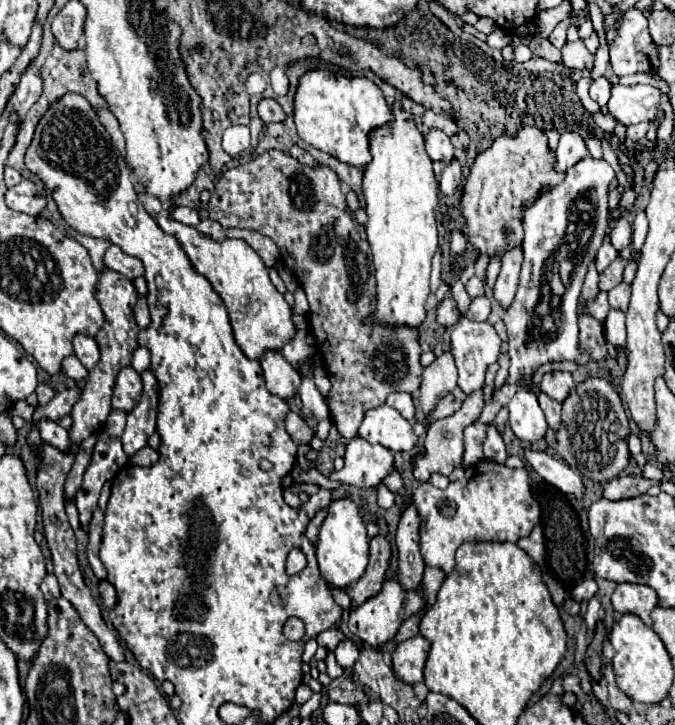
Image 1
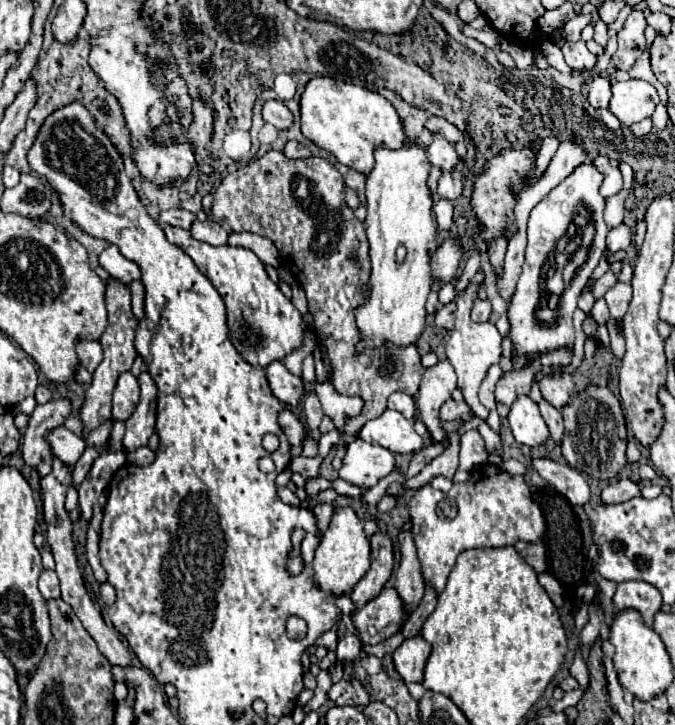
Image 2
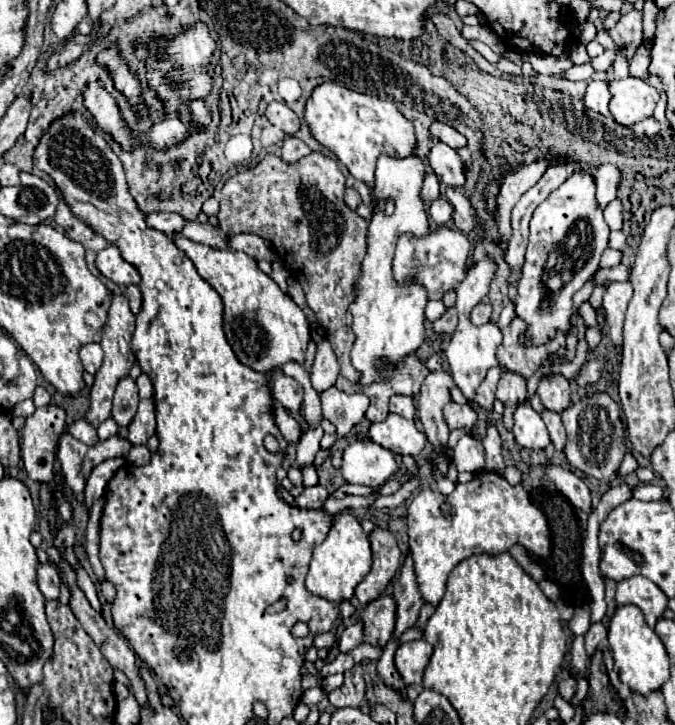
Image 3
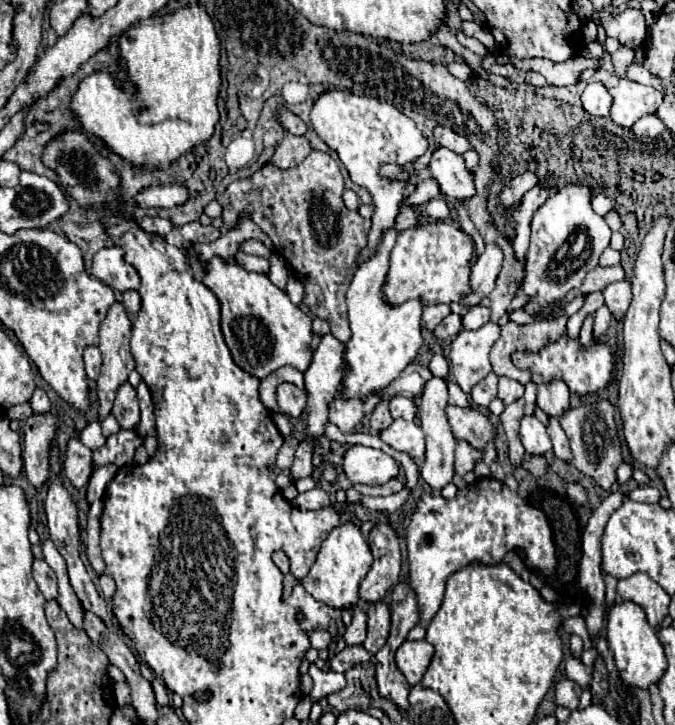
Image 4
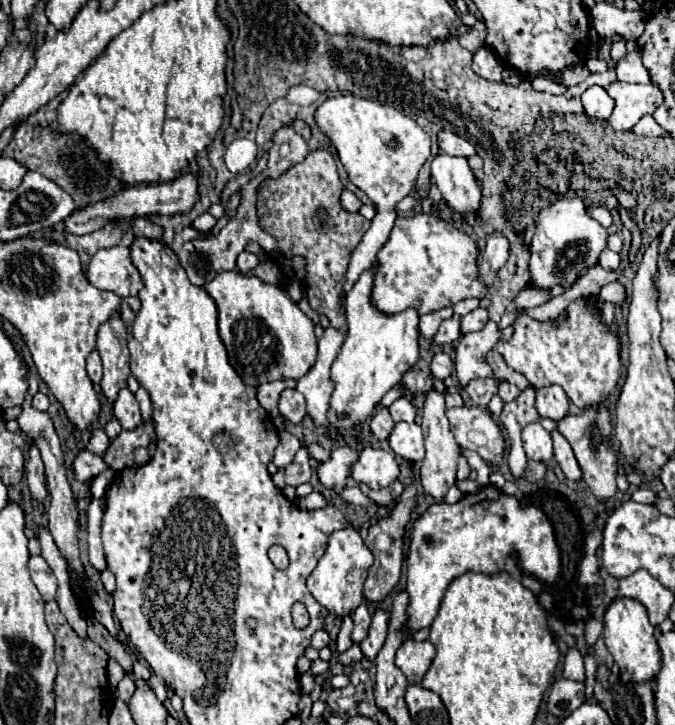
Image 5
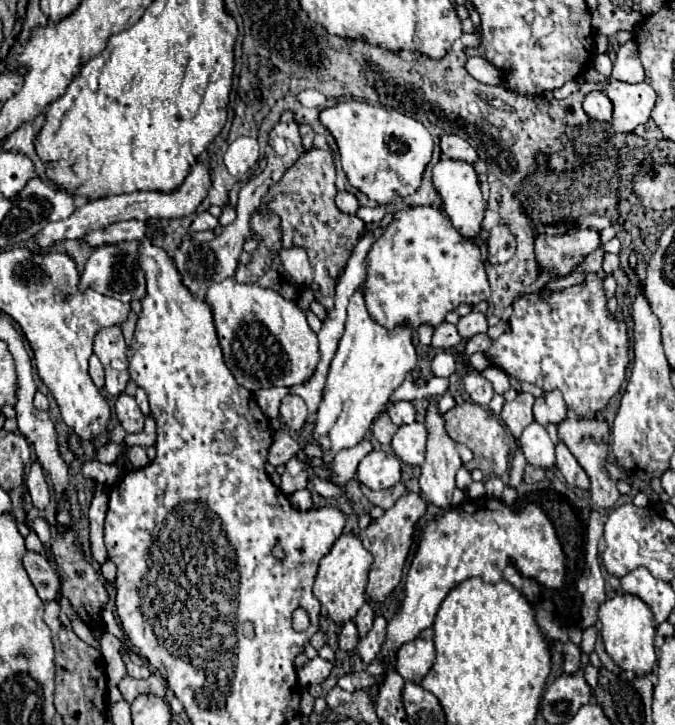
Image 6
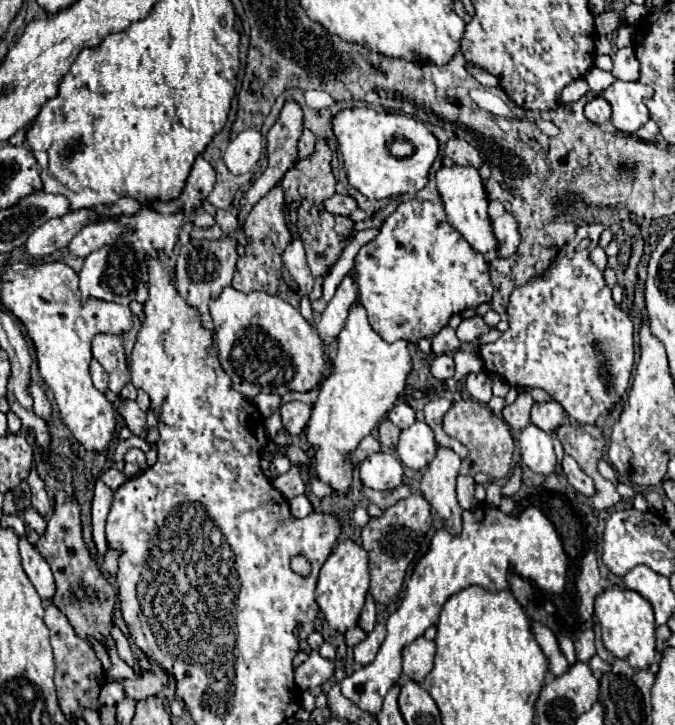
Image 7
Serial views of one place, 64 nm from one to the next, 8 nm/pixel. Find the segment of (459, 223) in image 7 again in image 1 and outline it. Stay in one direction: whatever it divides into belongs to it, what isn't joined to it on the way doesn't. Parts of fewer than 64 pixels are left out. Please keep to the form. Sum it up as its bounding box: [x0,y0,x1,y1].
[424,128,454,162]

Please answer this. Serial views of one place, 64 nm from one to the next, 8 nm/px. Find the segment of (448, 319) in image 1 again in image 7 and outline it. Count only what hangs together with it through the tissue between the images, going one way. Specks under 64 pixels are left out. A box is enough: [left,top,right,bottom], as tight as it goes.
[432,326,460,354]

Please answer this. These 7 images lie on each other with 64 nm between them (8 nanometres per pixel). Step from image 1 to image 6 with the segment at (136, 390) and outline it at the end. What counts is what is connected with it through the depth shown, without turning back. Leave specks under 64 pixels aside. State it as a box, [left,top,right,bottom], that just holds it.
[114,392,144,434]

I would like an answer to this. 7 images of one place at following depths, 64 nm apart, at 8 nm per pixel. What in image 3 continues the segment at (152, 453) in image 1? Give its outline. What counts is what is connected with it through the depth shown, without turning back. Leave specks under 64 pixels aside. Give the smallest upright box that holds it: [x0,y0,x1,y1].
[128,446,150,466]

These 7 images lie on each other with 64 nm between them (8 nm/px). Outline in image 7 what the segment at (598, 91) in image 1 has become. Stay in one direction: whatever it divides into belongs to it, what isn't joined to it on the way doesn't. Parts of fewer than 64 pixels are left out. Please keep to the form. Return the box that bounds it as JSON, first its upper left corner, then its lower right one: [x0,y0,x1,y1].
[584,96,612,124]

